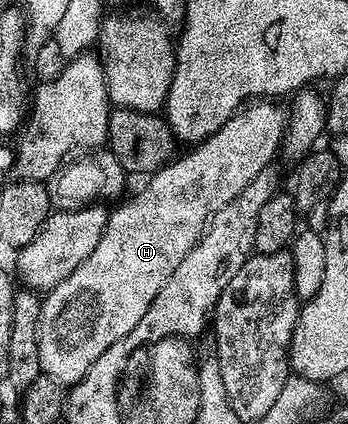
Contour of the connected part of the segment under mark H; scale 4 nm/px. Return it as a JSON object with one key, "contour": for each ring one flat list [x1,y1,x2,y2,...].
{"contour":[[248,103,246,107,227,120,225,126,221,126,221,130,217,130,203,143,194,145,188,151,191,153,184,160,175,158,172,159,170,164,163,165,158,172,148,179,151,181,132,200,124,199,118,205,120,208,108,215,107,225,101,234,101,242,97,242,93,254,89,254,89,258,85,258,85,262,81,262,81,266,77,266,77,270,73,270,73,274,69,274,69,278,65,278,65,282,61,282,42,297,41,318,37,326,37,358,39,359,42,375,51,376,64,386,76,384,78,380,85,378,85,370,89,370,89,366,93,366,93,362,97,362,97,358,101,358,101,354,105,354,105,350,109,350,109,346,113,346,113,342,125,338,129,334,129,330,133,330,133,326,137,326,137,322,141,322,141,317,145,314,145,310,149,310,149,306,153,306,153,298,157,298,157,294,161,294,161,286,165,286,165,282,169,282,169,274,173,274,173,270,177,270,177,266,181,266,181,258,185,258,185,254,189,254,189,250,193,250,193,246,202,236,203,230,207,226,207,221,210,220,212,214,217,210,221,210,221,206,233,202,233,198,237,198,237,194,241,194,241,190,245,190,245,186,249,186,249,182,253,182,253,178,257,178,257,174,261,174,261,170,272,167,274,160,271,159,274,158,275,152,277,156,280,151,283,134,287,130,289,119,288,113,284,109,282,112,275,104,278,103]]}

